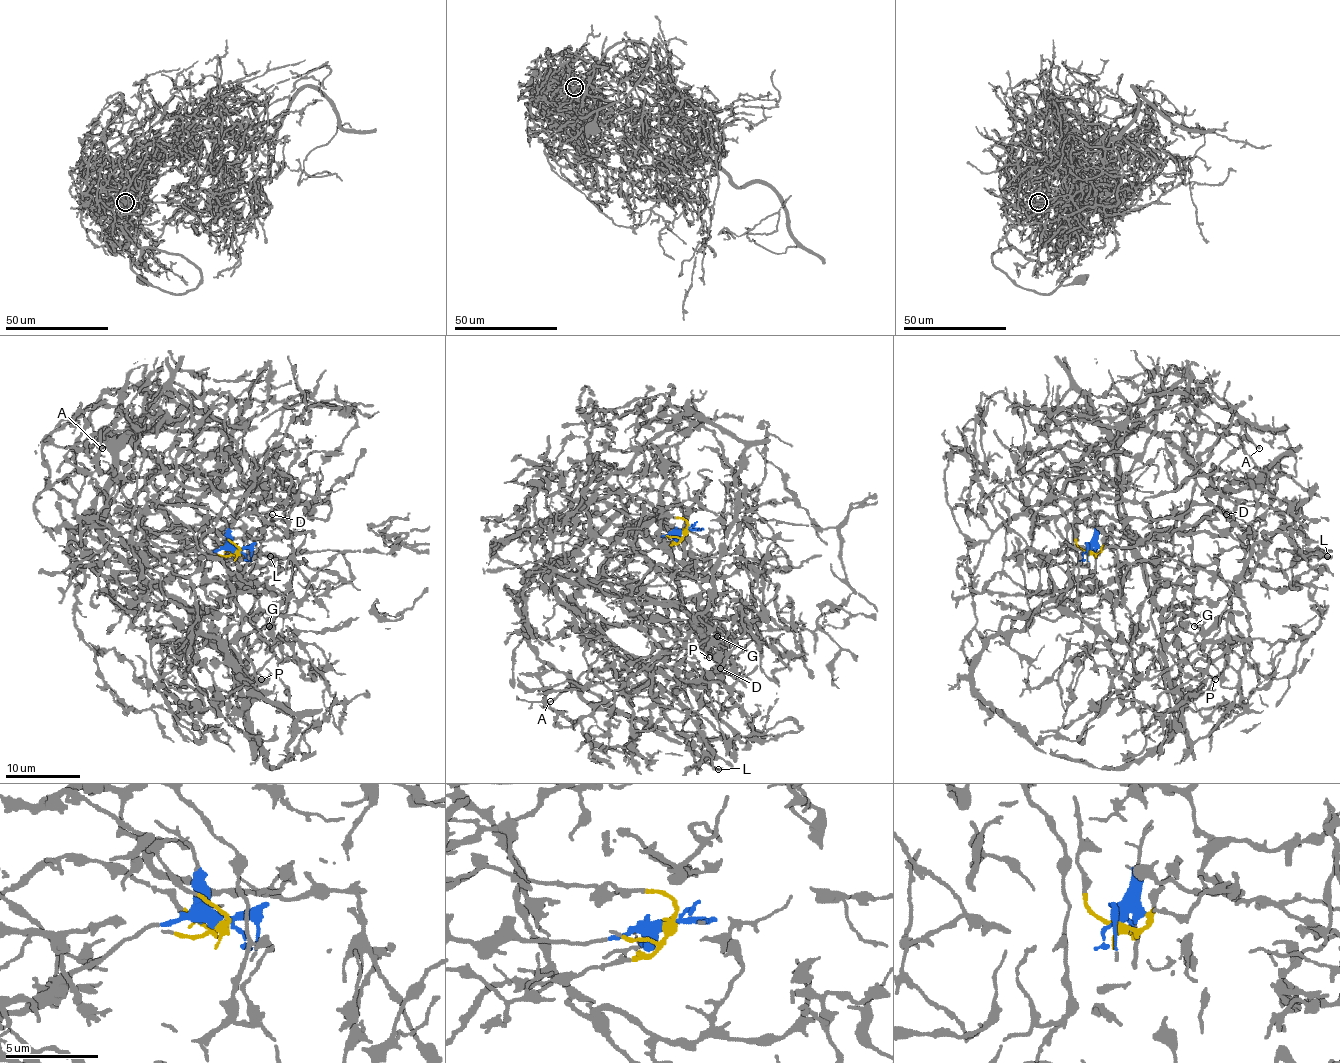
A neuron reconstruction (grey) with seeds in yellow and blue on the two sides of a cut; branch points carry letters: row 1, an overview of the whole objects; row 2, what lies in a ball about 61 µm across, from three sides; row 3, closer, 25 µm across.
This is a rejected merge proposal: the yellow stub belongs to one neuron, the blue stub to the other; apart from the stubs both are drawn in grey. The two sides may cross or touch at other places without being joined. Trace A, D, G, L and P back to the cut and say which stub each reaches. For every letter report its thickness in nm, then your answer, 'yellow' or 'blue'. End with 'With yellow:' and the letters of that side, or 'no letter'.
A: calibre 200 nm; yellow
D: calibre 190 nm; yellow
G: calibre 160 nm; blue
L: calibre 220 nm; yellow
P: calibre 220 nm; blue
With yellow: A, D, L

